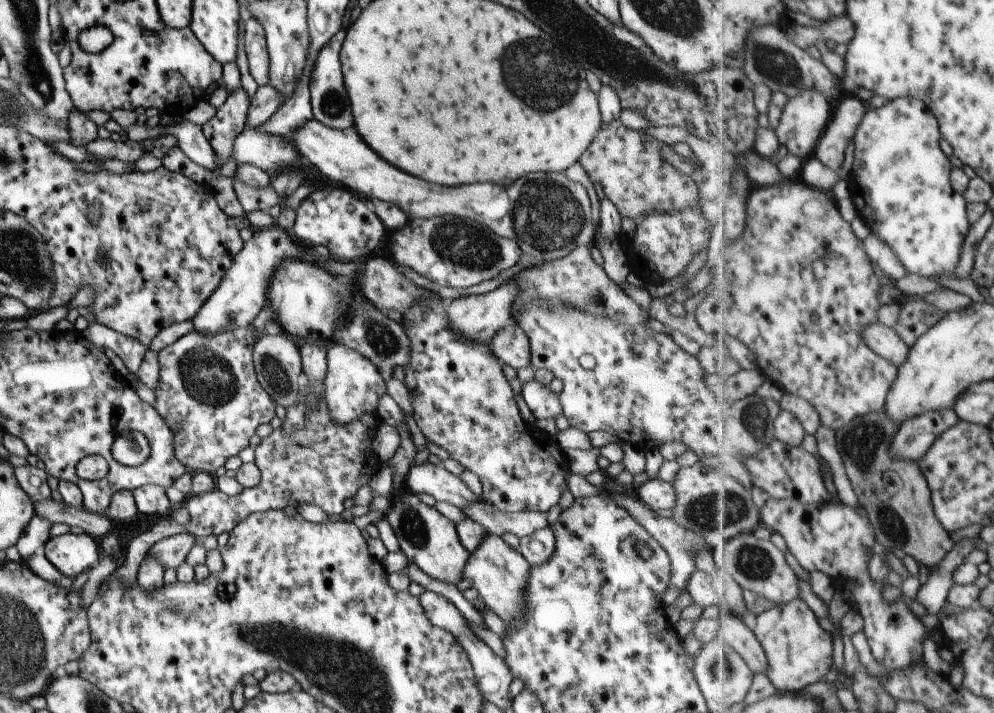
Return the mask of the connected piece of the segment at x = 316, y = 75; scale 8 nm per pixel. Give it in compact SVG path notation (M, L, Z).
M340 29L322 50L316 58L314 70L310 74L310 100L313 112L313 118L318 122L334 128L334 130L345 130L354 126L354 118L352 116L352 108L350 106L350 98L344 86L344 78L340 64L340 50L346 36L346 30Z

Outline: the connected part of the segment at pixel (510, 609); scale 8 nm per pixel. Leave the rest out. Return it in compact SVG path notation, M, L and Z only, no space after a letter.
M486 535L480 548L470 553L470 558L462 570L462 579L468 578L478 590L483 603L493 610L508 626L526 610L526 584L530 576L529 562L517 549L508 546L501 536Z

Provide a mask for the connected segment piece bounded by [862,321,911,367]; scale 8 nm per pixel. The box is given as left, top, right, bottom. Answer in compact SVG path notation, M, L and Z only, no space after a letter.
M879 321L866 326L862 336L865 336L866 342L871 348L880 356L884 356L886 360L898 364L899 367L906 364L911 348L904 342L904 338L900 338L896 329Z

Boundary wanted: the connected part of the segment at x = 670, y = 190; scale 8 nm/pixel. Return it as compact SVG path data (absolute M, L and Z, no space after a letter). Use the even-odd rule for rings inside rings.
M614 119L614 122L603 124L598 131L598 136L594 137L592 144L582 154L578 162L584 168L592 184L599 183L604 190L607 199L614 204L620 216L628 217L635 223L650 214L650 212L676 212L676 210L686 210L686 208L701 208L710 205L707 199L707 189L709 182L698 182L685 174L666 160L662 156L662 142L650 138L643 131L632 130L622 124L622 120Z

